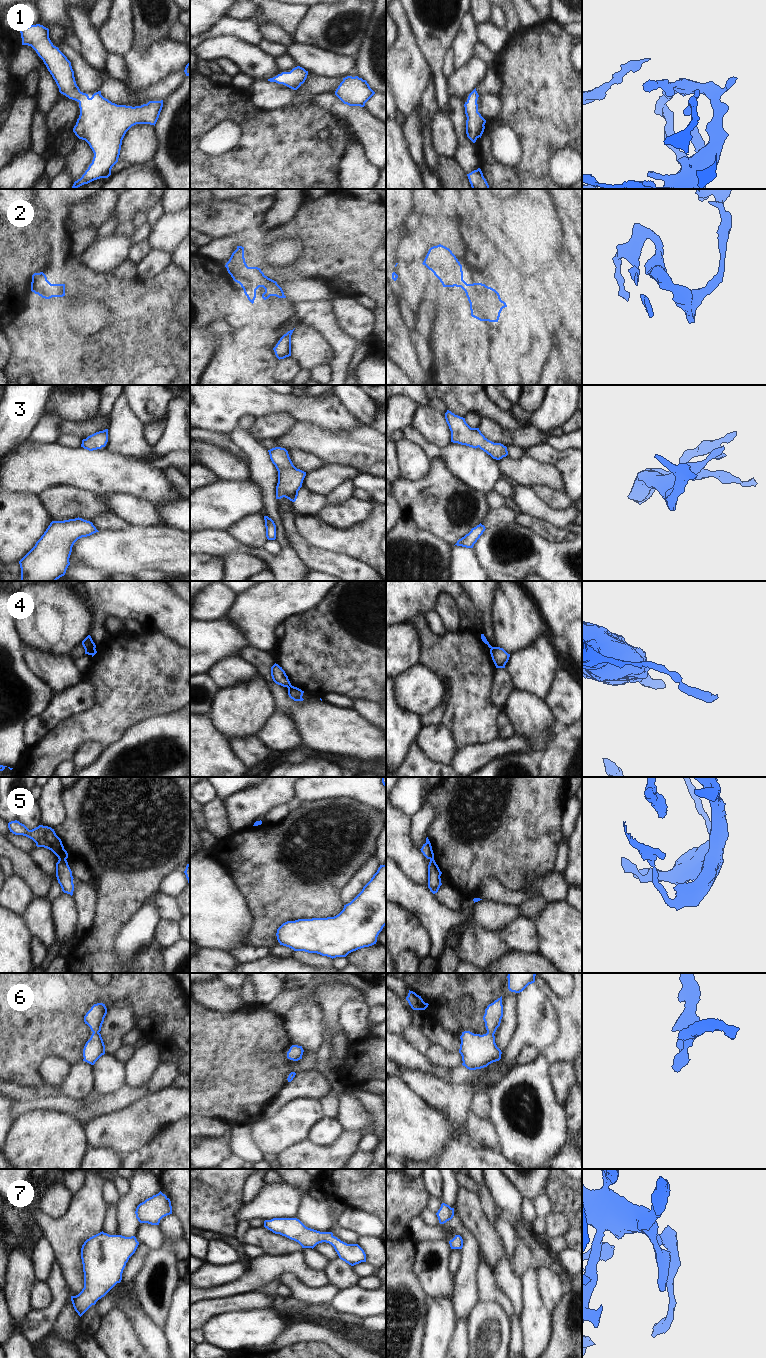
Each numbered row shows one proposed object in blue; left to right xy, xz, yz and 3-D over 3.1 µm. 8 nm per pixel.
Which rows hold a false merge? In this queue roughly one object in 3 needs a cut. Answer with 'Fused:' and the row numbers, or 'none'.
Fused: 4, 5

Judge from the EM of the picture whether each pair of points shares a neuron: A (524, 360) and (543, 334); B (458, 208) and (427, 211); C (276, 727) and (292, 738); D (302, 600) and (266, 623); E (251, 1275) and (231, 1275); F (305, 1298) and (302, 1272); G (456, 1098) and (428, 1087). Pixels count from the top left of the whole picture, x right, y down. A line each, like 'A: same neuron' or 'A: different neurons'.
A: same neuron
B: same neuron
C: same neuron
D: same neuron
E: different neurons
F: different neurons
G: same neuron

